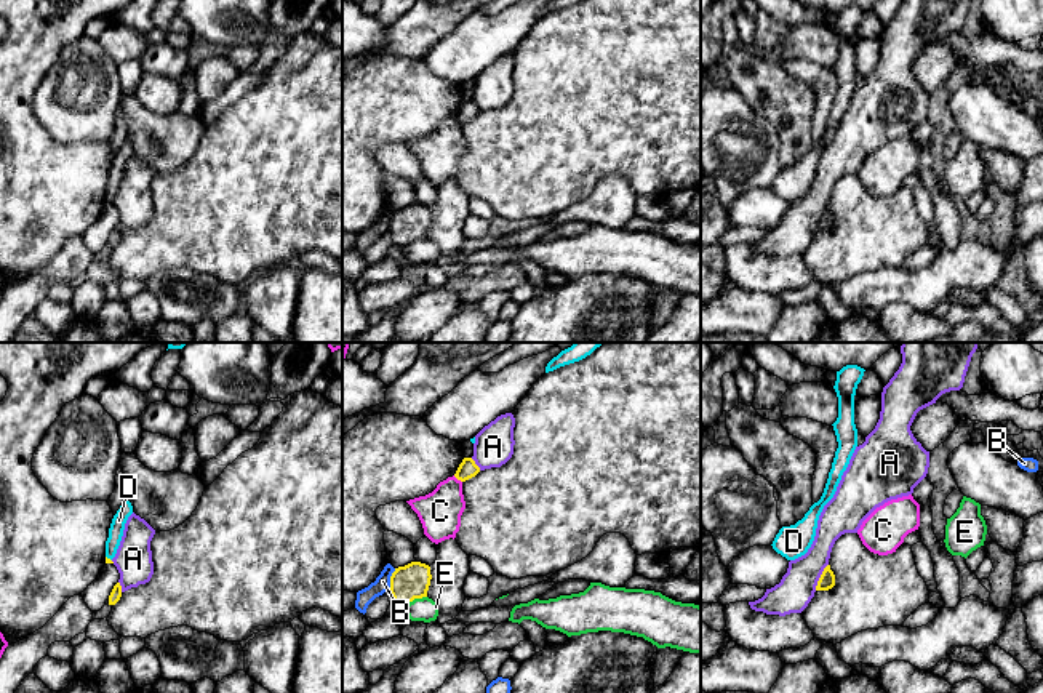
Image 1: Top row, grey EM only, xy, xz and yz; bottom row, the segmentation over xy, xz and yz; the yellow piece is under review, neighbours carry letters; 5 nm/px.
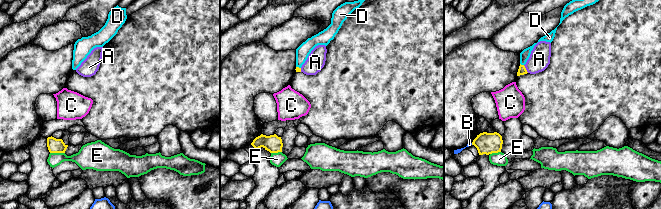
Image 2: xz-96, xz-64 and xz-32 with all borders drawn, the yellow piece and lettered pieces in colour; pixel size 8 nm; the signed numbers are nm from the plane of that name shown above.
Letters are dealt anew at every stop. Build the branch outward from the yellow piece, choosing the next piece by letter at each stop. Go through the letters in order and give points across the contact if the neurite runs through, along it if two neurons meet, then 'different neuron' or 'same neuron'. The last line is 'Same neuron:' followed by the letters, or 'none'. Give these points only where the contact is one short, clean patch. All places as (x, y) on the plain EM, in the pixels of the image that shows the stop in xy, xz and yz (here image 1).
A: border along yz (827, 205), (815, 231); different neuron
B: different neuron
C: different neuron
D: border along xy (106, 197), (111, 202); different neuron
E: different neuron
Same neuron: none

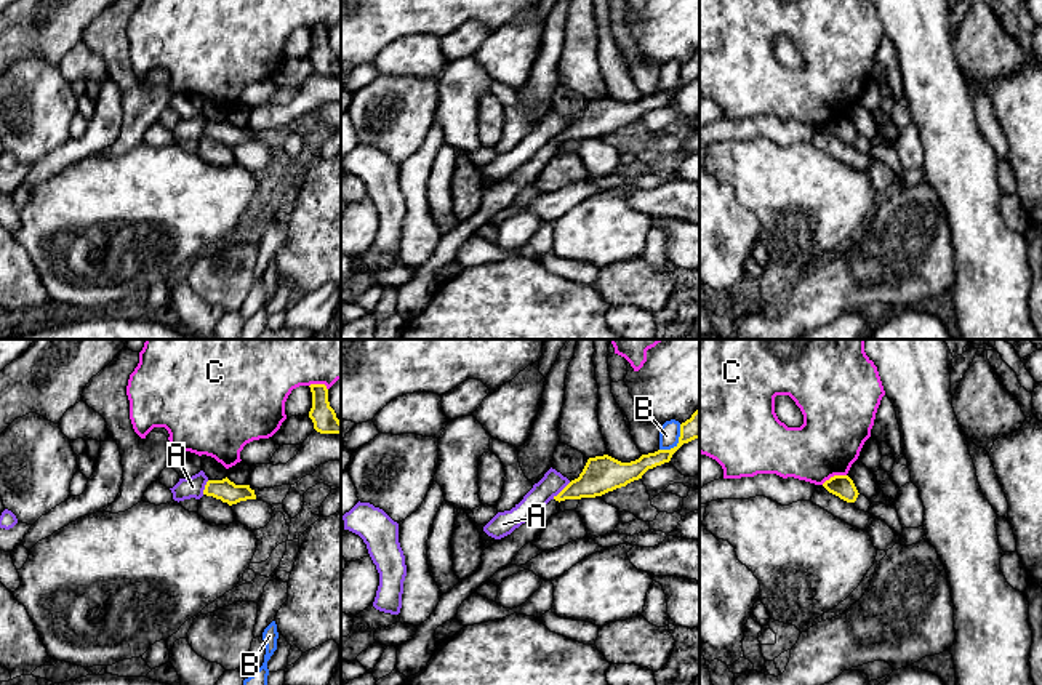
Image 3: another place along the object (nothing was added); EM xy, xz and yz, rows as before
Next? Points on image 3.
A: border along xz (570, 124), (553, 140); different neuron
B: different neuron
C: different neuron
Same neuron: none

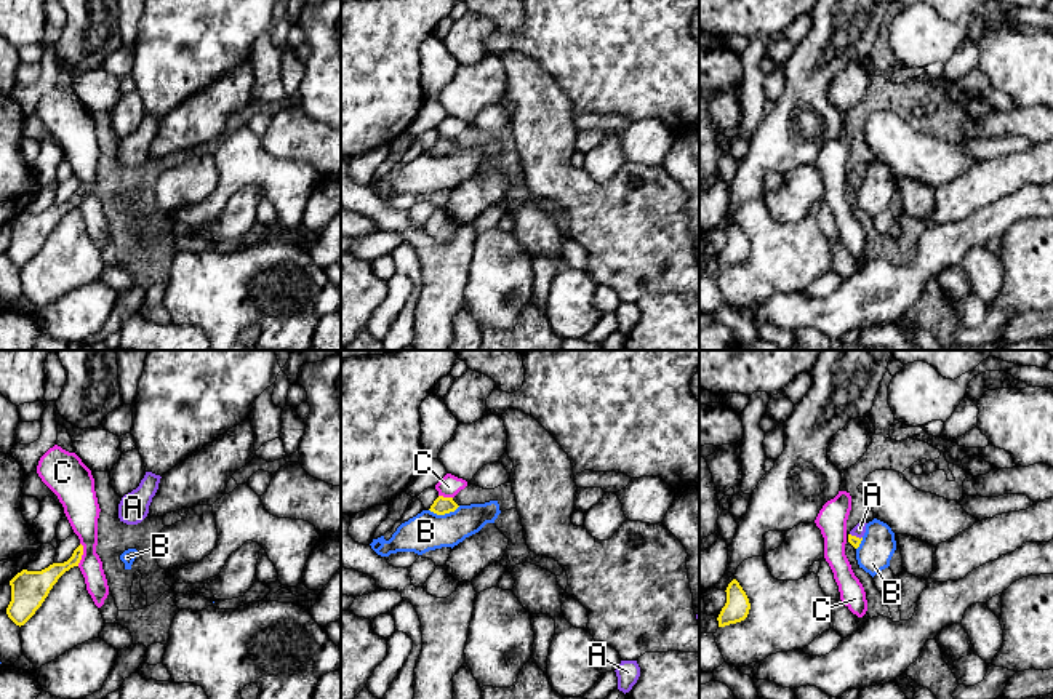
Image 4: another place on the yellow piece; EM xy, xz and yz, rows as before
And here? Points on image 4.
A: runs through yz (855, 183), (855, 178), (860, 170); same neuron
B: different neuron
C: border along xy (80, 184), (82, 195), (77, 207); different neuron
Same neuron: A

